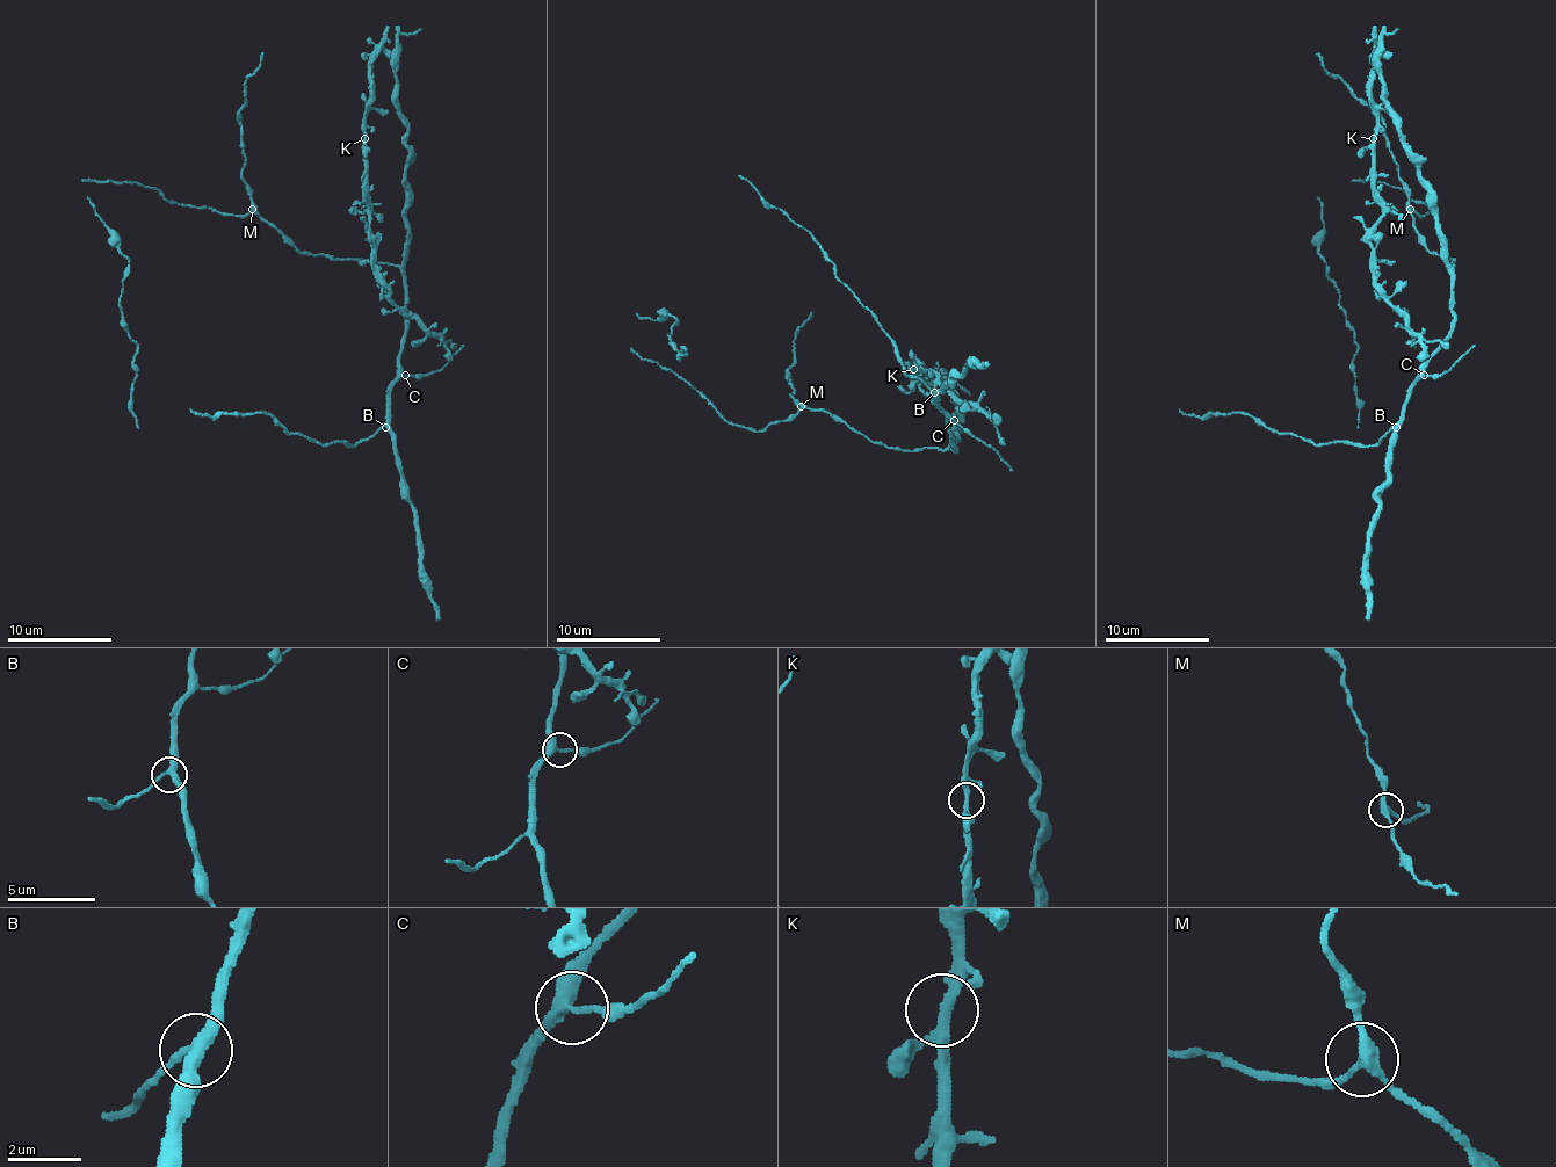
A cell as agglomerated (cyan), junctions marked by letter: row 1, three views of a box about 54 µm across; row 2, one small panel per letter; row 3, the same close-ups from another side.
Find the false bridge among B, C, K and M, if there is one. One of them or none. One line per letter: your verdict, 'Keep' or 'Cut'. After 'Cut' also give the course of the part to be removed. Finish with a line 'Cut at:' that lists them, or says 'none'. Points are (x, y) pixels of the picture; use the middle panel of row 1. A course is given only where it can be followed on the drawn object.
B: Keep
C: Keep
K: Keep
M: Keep
Cut at: none

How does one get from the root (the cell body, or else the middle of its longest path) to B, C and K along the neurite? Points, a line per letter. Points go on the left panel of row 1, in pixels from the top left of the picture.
B: (370, 261), (388, 261), (404, 277), (406, 335), (399, 361), (399, 379), (391, 388), (391, 421), (385, 427)
C: (370, 261), (388, 261), (404, 277), (406, 335), (399, 361), (404, 375)
K: (370, 261), (399, 265), (406, 246), (410, 146), (396, 99), (393, 55), (381, 52), (373, 63), (364, 138)

